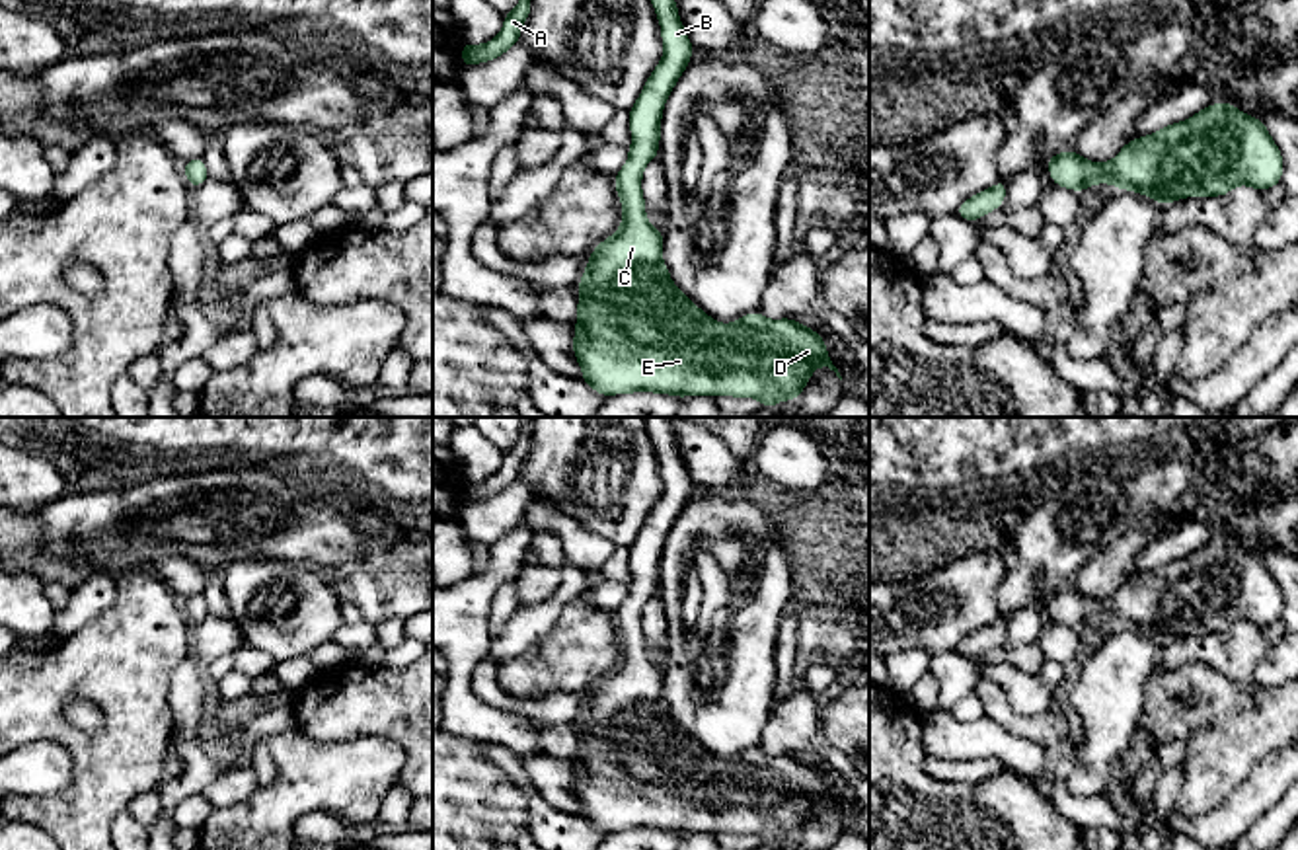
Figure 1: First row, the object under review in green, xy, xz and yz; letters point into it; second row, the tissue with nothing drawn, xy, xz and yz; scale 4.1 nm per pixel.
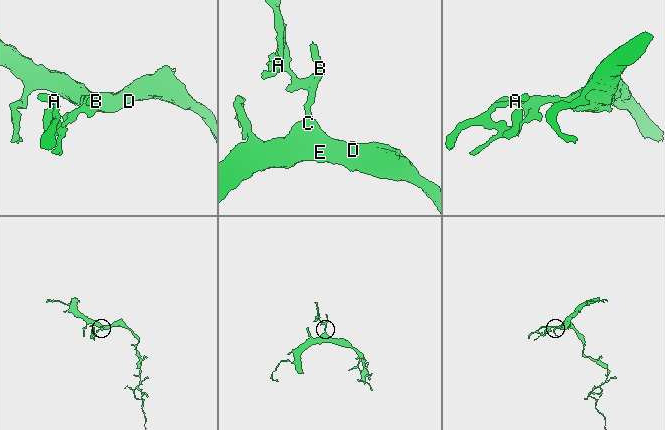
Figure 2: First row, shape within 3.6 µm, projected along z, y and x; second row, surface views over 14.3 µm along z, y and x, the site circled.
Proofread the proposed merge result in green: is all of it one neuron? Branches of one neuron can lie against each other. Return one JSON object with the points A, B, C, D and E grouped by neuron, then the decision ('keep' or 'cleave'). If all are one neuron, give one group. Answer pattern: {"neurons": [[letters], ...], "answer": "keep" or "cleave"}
{"neurons": [["A", "B", "C", "D", "E"]], "answer": "keep"}

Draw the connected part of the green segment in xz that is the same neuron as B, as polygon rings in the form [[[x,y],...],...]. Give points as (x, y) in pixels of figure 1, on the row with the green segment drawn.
[[[651,0],[661,23],[663,58],[643,84],[637,101],[628,111],[631,146],[622,170],[614,175],[614,187],[622,201],[622,226],[600,242],[589,255],[589,263],[579,283],[579,320],[575,326],[573,353],[583,370],[583,382],[604,398],[616,394],[653,392],[686,396],[733,396],[754,398],[764,409],[797,400],[817,367],[828,367],[842,380],[838,368],[828,359],[824,339],[809,326],[793,318],[768,320],[758,310],[739,318],[733,324],[719,324],[698,308],[672,281],[663,261],[663,232],[647,222],[641,177],[645,166],[659,156],[661,117],[665,103],[692,58],[694,45],[678,18],[674,0]]]

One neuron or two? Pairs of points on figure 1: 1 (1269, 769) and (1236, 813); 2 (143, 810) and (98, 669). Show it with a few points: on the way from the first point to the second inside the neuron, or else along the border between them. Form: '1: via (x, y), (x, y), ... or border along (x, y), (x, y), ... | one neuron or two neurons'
1: via (1269, 780), (1248, 802) | one neuron
2: border along (156, 782), (141, 792), (125, 810) | two neurons

